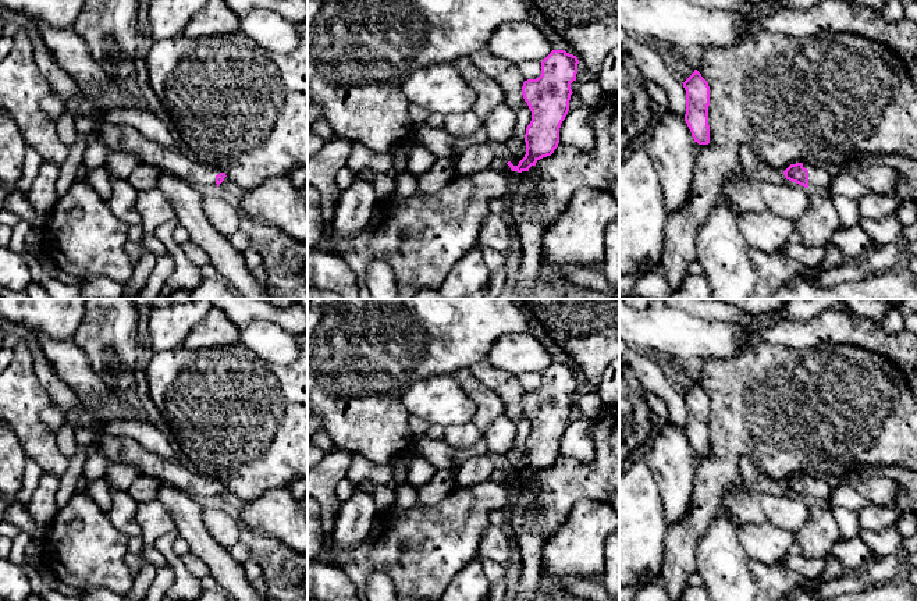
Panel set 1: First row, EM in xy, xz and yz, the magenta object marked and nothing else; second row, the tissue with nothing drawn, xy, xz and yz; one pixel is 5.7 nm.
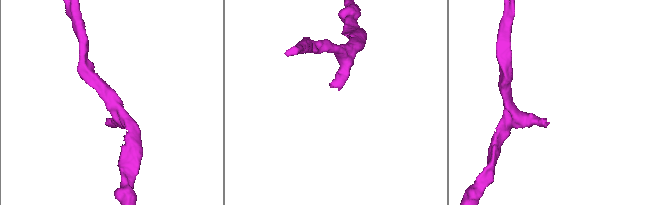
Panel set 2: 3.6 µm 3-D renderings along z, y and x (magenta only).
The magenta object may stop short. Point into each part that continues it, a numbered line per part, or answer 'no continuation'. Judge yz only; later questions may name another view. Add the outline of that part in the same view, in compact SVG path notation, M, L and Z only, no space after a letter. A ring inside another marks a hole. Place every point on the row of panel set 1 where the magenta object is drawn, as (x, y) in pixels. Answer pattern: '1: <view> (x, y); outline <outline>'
1: yz (818, 177); outline M808 161L803 163L803 167L808 170L808 189L831 188L834 179L832 171Z

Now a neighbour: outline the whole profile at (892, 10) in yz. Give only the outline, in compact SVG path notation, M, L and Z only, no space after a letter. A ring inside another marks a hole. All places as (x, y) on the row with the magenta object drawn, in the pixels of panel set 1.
M886 0L885 4L877 10L886 21L904 19L904 8L902 0Z

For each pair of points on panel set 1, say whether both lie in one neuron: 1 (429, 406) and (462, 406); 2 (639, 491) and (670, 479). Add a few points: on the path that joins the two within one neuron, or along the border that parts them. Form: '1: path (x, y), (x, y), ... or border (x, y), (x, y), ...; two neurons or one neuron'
1: path (437, 406), (454, 406); one neuron
2: border (644, 461), (657, 484), (665, 516); two neurons

